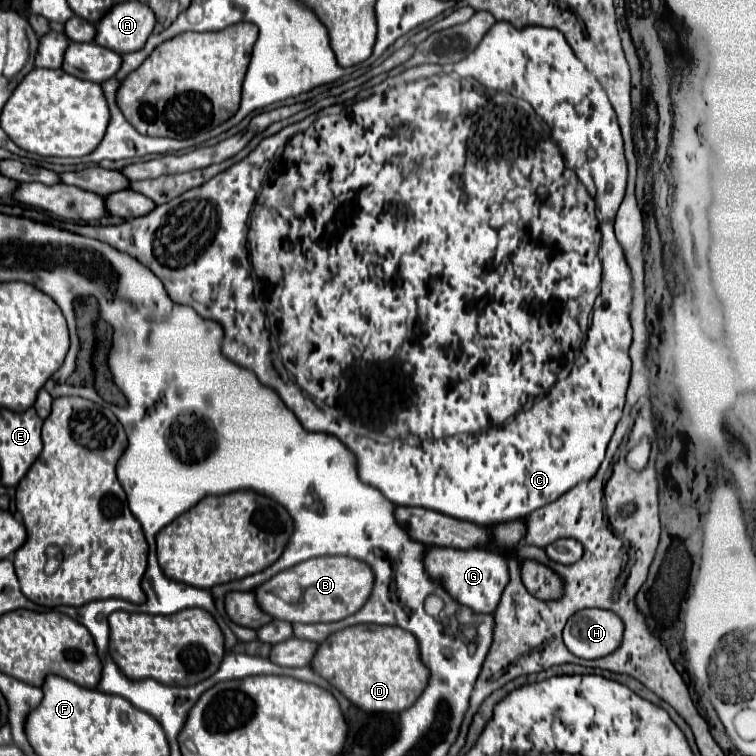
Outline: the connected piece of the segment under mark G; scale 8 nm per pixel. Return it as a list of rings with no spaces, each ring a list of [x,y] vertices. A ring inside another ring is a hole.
[[[427,546],[423,554],[423,566],[433,582],[439,582],[443,590],[461,606],[471,608],[475,614],[493,614],[509,578],[509,558],[503,554],[487,554],[487,550],[443,550],[443,546]]]

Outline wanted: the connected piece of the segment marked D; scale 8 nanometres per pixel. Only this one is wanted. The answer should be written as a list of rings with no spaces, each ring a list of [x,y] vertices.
[[[359,624],[325,638],[309,668],[363,712],[403,712],[423,692],[429,672],[419,660],[417,640],[395,626]]]

